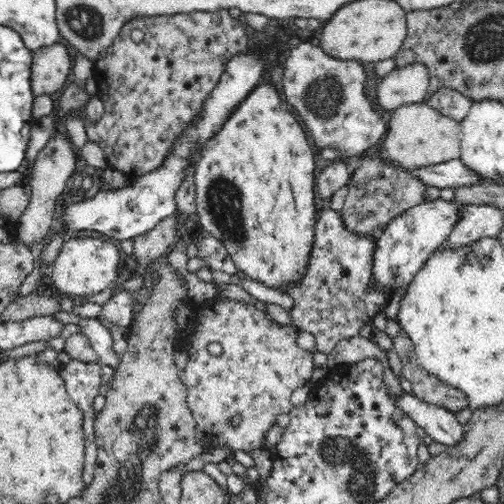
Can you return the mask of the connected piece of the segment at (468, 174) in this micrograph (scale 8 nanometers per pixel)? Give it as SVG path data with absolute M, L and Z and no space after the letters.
M380 152L378 155L378 159L382 161L382 163L386 163L386 165L392 165L392 167L402 167L402 169L406 169L412 177L418 179L418 181L424 183L426 186L435 186L436 188L458 188L463 186L470 185L478 185L478 177L476 177L476 173L474 171L470 171L468 167L464 167L462 165L462 161L460 159L452 159L450 162L442 162L442 164L435 164L432 166L422 166L422 168L403 168L403 166L399 166L398 162L392 160L387 153Z

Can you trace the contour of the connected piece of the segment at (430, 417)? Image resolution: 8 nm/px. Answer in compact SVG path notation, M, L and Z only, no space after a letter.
M412 392L388 393L394 405L404 411L434 442L447 447L463 442L465 428L448 409L424 402Z

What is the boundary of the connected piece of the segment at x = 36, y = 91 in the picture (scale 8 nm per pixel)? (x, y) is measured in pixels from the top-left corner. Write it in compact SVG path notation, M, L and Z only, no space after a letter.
M61 43L42 47L32 54L30 89L33 96L48 96L64 87L72 70L68 48Z

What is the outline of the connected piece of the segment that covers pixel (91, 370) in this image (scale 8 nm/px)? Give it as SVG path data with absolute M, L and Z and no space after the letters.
M72 359L69 364L59 368L60 376L64 379L66 390L70 398L83 412L83 427L85 431L85 464L83 480L86 484L94 479L97 464L96 431L94 421L97 412L94 410L94 398L98 396L98 388L102 382L102 367L100 362L85 363Z

